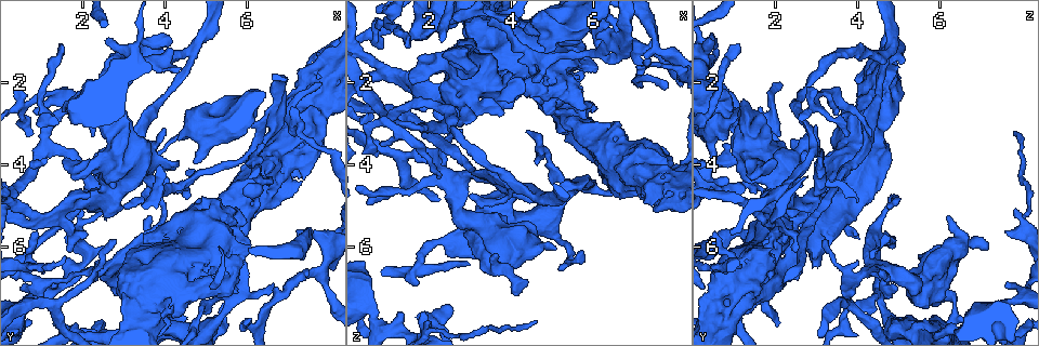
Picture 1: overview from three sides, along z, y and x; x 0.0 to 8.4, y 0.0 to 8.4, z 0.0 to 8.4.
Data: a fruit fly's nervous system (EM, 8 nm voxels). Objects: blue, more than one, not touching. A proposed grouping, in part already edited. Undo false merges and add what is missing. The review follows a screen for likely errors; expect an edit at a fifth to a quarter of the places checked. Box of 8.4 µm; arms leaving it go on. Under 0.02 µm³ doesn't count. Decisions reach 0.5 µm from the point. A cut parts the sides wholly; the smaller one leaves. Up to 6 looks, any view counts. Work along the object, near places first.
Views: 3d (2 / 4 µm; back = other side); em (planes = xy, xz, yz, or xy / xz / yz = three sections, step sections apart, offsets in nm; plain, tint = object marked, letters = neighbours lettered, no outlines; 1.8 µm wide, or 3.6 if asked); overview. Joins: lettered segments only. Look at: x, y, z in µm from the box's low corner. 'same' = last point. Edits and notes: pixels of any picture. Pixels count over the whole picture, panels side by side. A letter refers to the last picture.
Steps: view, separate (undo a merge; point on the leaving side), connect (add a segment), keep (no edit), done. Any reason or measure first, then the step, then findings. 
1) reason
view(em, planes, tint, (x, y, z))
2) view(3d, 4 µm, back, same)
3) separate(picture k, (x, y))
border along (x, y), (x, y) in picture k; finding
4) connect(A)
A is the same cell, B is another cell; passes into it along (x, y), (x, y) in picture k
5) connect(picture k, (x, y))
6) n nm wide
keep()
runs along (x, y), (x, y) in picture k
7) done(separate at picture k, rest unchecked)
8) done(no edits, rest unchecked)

view(3d, 2 µm, (0.70, 6.50, 0.80))

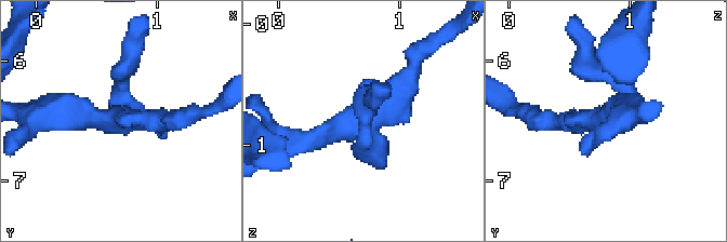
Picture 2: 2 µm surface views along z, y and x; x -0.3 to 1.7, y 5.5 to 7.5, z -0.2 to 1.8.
view(em, planes, letters, (0.70, 6.50, 0.80))

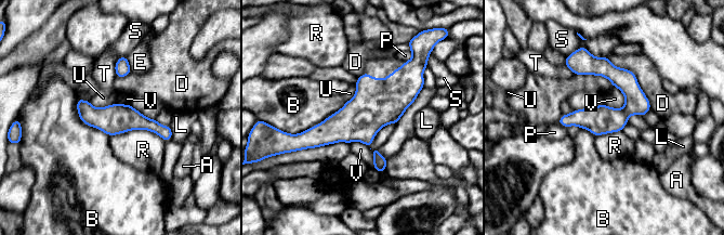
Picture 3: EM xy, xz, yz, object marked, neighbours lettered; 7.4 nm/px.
keep()
A, B, D, E, L, P, R, S, T, U and V are other cells; border along (109, 135), (150, 130), (166, 141) in picture 3; all the same cell

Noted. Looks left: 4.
view(3d, 2 µm, (2.30, 4.55, 3.20))

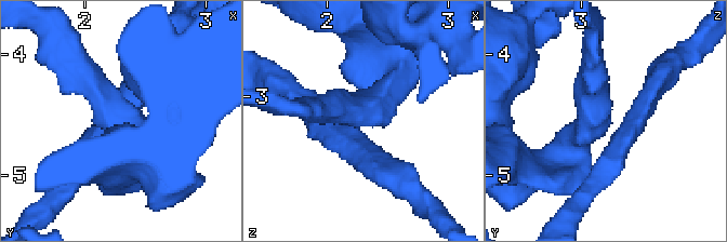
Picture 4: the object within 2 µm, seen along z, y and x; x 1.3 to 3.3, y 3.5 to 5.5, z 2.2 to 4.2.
view(em, planes, letters, (2.28, 4.54, 3.16))

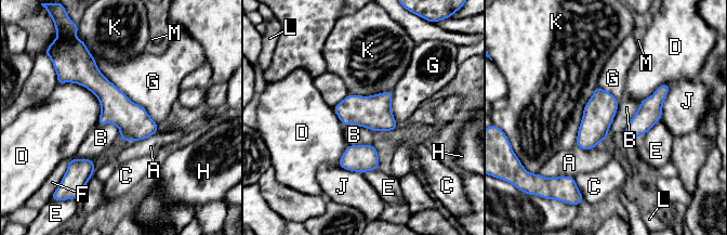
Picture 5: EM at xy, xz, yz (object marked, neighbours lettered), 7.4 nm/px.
4 arms
keep()
A, B, C, D, E, F, G, H, J, K, L and M are other cells; border along (619, 101), (607, 140) in picture 5; all the same cell

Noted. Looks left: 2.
thick turns thin
view(3d, 4 µm, (6.20, 3.60, 1.35))

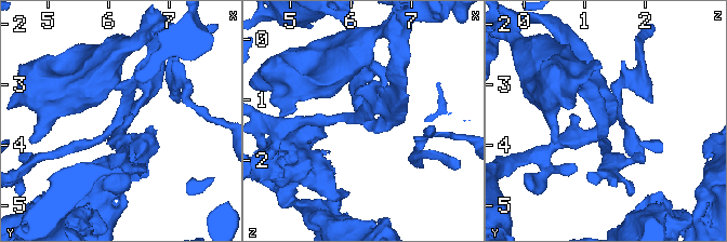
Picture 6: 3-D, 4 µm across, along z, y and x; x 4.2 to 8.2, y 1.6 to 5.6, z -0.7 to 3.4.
view(em, xz, step 16, letters, (6.25, 3.65, 1.30))

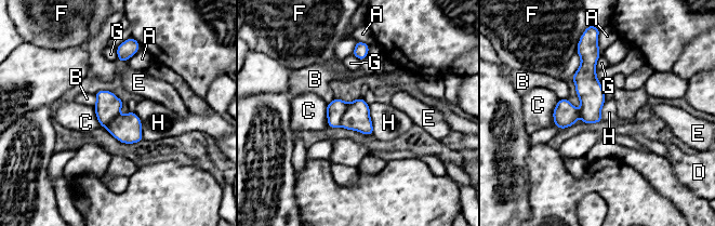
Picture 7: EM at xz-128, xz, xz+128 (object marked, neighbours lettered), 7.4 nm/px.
keep()
A, B, C, D, E, F, G and H are other cells; border along (368, 105), (373, 134) in picture 7; one cell here

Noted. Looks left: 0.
done(no edits, rest unchecked)

